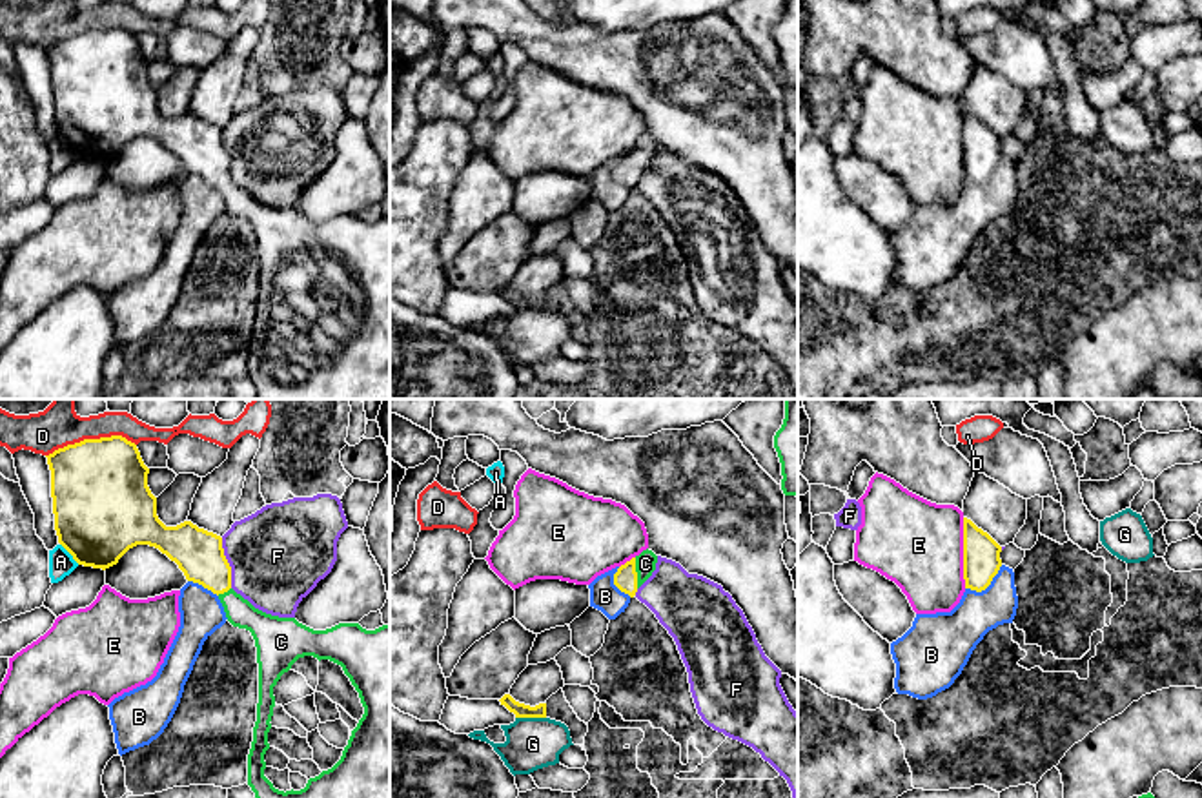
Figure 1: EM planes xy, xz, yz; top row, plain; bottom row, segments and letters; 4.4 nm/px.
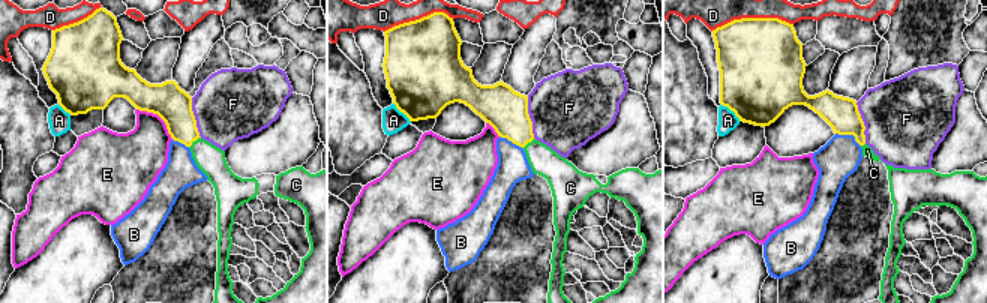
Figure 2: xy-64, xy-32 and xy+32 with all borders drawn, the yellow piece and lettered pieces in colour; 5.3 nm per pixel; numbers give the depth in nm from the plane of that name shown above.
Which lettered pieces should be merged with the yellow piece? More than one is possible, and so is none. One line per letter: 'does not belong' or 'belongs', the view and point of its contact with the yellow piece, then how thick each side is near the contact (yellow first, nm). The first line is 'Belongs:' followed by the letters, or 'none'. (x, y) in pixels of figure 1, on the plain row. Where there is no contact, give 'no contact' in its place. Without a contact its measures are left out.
Belongs: C
A: does not belong; contact xy (70, 144); calibres 440 and 110 nm
B: does not belong; contact yz (986, 179); calibres 160 and 220 nm
C: belongs; contact xz (636, 164); calibres 100 and 100 nm
D: does not belong; contact xy (90, 31); calibres 420 and 190 nm
E: does not belong; contact yz (964, 144); calibres 160 and 400 nm
F: does not belong; contact xy (228, 155); calibres 220 and 420 nm
G: does not belong; contact xz (530, 308); calibres 60 and 220 nm

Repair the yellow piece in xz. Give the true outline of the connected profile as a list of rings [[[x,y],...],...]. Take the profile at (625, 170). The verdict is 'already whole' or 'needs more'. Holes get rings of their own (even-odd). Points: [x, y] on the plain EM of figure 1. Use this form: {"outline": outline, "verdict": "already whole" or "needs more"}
{"outline": [[[643,142],[639,148],[632,149],[617,160],[614,166],[614,177],[628,186],[636,188],[637,180],[652,168],[656,162],[657,148],[652,142]]], "verdict": "needs more"}

